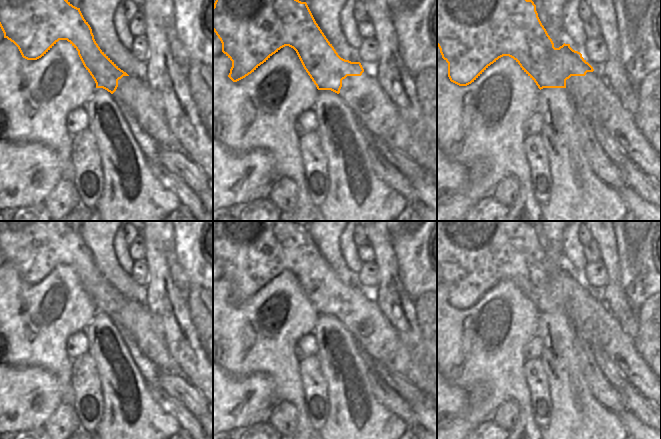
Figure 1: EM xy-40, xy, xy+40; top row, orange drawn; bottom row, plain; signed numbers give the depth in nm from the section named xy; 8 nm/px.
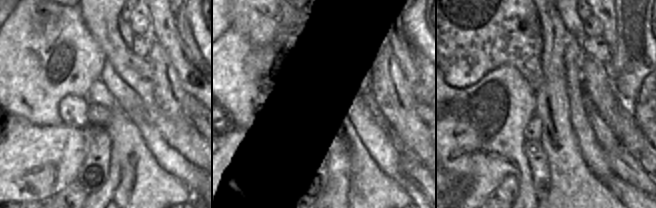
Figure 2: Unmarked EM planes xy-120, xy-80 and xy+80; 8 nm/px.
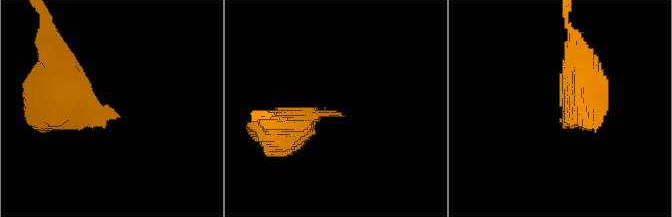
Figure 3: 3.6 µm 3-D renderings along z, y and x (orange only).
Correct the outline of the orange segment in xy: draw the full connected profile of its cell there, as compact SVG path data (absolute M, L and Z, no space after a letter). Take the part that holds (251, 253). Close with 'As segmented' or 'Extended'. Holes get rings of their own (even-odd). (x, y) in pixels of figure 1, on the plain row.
M216 221L213 228L213 255L222 267L222 276L232 285L228 301L237 306L266 286L281 272L293 272L304 293L318 314L331 314L340 317L342 304L347 300L361 300L364 293L360 286L341 282L316 247L306 226L294 221Z. As segmented

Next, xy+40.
M437 221L437 270L442 282L448 287L450 305L459 310L467 310L474 306L491 288L503 280L513 282L540 314L543 312L566 312L566 304L571 300L585 300L587 296L594 295L593 291L582 281L582 278L573 274L570 268L564 267L559 272L554 271L552 263L538 241L536 229L525 221Z. As segmented

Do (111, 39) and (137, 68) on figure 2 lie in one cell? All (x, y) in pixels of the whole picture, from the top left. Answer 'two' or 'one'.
one

